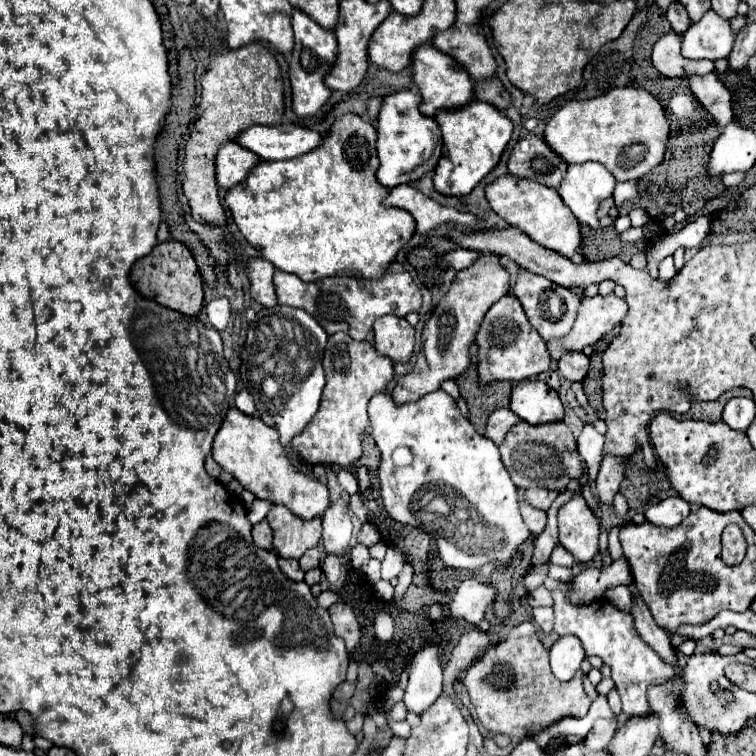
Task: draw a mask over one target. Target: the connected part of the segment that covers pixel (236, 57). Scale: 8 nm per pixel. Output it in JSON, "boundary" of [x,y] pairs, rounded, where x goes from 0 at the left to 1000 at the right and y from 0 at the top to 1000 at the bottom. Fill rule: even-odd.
{"boundary":[[[333,56],[315,66],[302,66],[296,71],[288,71],[278,79],[278,93],[267,101],[267,135],[262,140],[262,161],[257,164],[257,175],[251,177],[251,185],[246,190],[246,212],[243,212],[243,259],[249,262],[249,270],[254,275],[254,288],[267,296],[299,302],[299,283],[288,262],[288,241],[286,241],[286,201],[299,188],[312,188],[312,183],[323,175],[323,169],[331,167],[365,167],[376,156],[376,122],[373,111],[368,108],[370,90],[365,77],[341,56]]]}

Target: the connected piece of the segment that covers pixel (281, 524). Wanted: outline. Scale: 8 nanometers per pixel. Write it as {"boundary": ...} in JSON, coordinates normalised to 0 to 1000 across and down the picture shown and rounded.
{"boundary":[[[360,669],[352,683],[362,704],[362,728],[370,738],[397,738],[426,712],[426,685],[402,688],[378,669]]]}

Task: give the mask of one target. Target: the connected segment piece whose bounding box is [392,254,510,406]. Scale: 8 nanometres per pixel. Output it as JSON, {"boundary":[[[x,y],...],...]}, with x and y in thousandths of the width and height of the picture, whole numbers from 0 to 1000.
{"boundary":[[[638,336],[630,349],[616,357],[608,357],[593,384],[593,389],[577,402],[569,423],[558,437],[558,466],[563,471],[563,492],[558,497],[537,497],[537,521],[534,500],[529,500],[519,516],[519,529],[532,537],[537,532],[550,532],[558,524],[582,516],[587,503],[601,503],[614,489],[622,487],[622,458],[630,450],[630,439],[643,410],[672,386],[672,360],[661,352],[661,339]]]}

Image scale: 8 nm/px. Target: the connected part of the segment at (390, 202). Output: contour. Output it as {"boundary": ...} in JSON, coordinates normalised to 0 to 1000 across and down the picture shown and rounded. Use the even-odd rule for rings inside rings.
{"boundary":[[[532,243],[516,251],[513,262],[508,265],[511,272],[524,272],[545,283],[550,291],[550,310],[566,310],[569,304],[582,302],[585,296],[598,296],[606,304],[635,304],[638,291],[622,280],[608,280],[603,275],[582,272],[571,262],[561,259],[556,251],[545,249],[542,243]]]}

